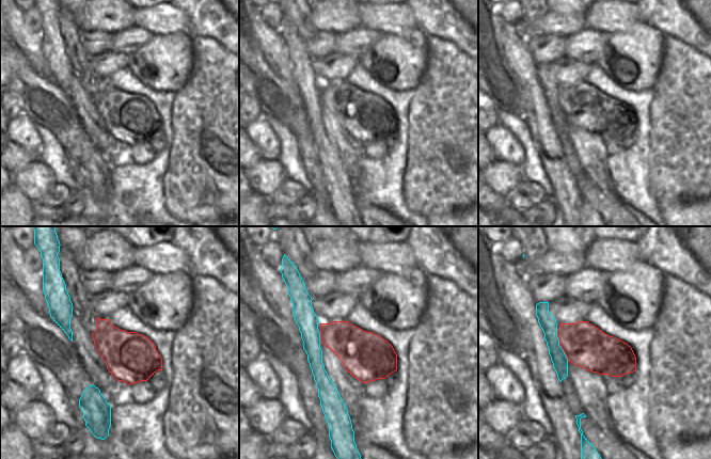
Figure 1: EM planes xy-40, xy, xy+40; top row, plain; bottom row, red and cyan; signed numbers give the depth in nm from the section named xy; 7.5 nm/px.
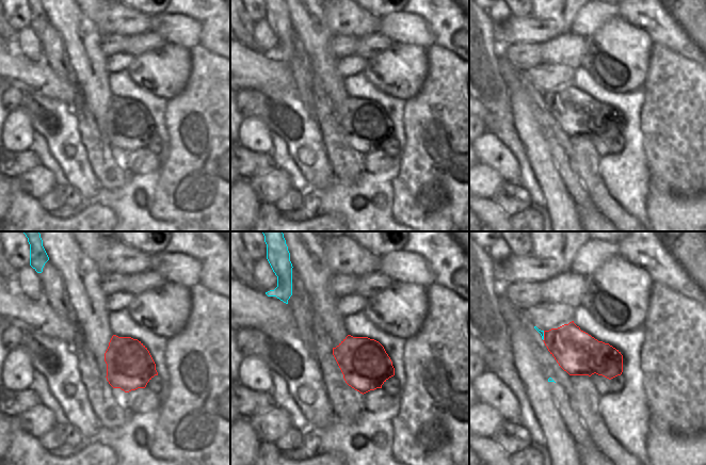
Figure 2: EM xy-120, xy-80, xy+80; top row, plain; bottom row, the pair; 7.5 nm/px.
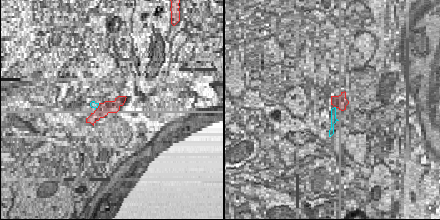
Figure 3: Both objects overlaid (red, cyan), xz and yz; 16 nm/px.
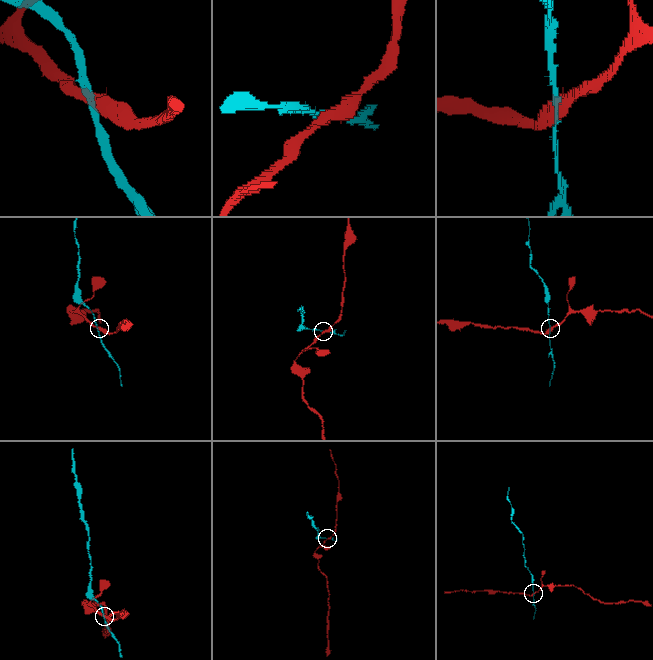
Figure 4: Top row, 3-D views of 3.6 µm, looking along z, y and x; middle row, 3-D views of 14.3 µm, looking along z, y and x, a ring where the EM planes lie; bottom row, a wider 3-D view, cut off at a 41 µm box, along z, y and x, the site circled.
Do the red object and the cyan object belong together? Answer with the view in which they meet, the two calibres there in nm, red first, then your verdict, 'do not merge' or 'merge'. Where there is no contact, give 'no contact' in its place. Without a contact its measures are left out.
xy+40 | 320/120 nm | do not merge

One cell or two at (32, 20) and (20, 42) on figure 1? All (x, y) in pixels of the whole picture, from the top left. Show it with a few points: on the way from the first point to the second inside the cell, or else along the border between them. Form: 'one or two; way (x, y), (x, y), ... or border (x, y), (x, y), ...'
two; border (22, 12), (24, 22), (31, 30), (42, 33)

